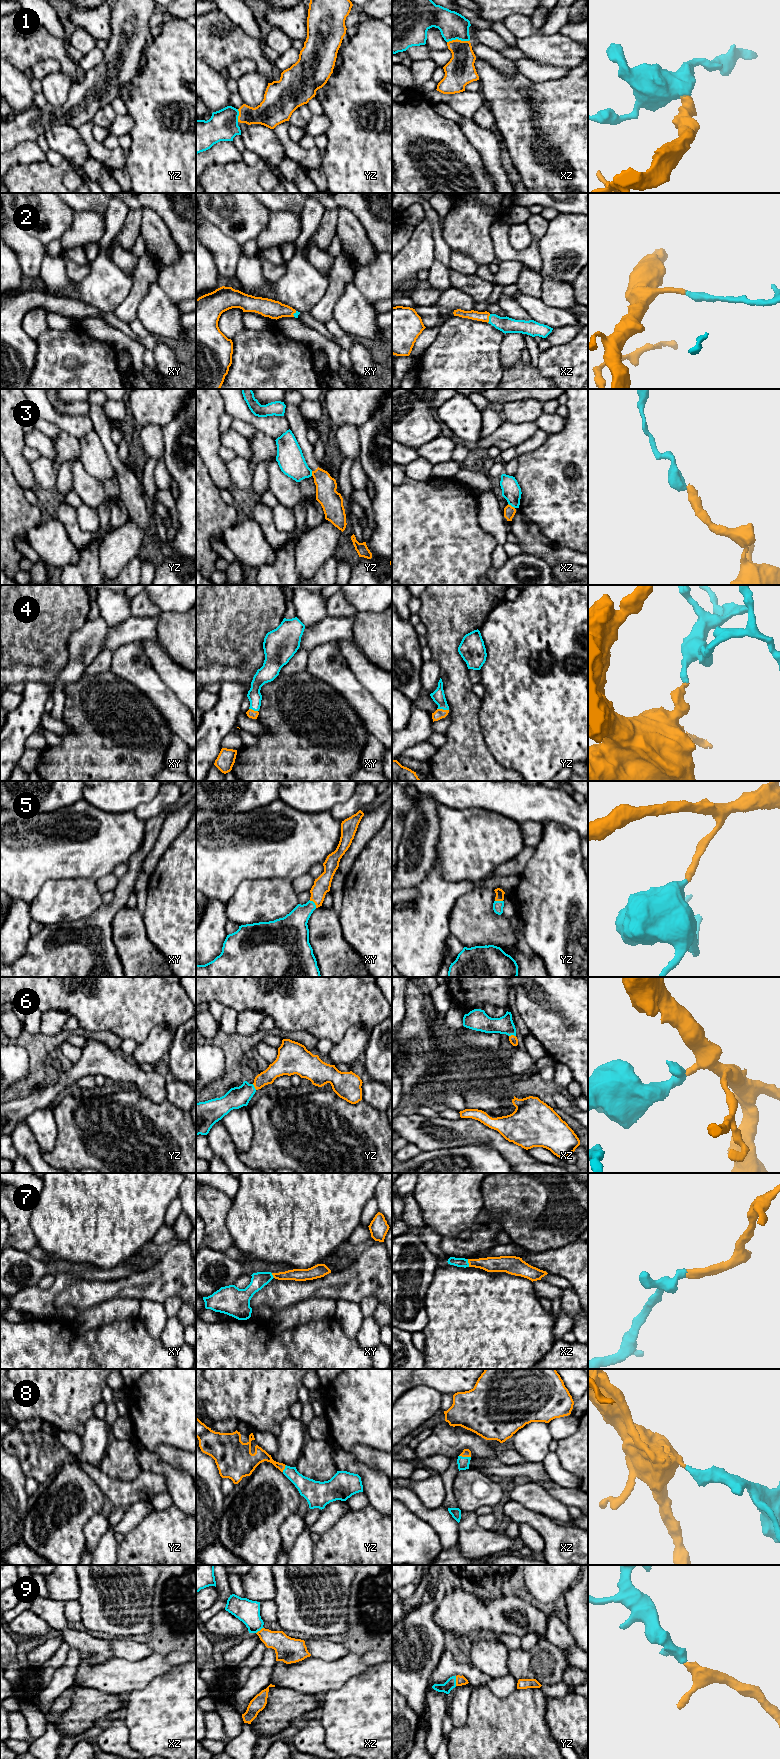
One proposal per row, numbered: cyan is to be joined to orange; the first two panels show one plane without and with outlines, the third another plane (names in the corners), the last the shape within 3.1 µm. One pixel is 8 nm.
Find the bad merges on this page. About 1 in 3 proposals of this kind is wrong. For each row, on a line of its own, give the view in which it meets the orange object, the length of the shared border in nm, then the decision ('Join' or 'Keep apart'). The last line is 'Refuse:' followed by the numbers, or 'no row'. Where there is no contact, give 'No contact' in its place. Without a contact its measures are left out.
1: Touches orange in xz. Shared border 180 nm. Join
2: Touches orange in xz. Shared border 80 nm. Join
3: Touches orange in xz. Shared border 70 nm. Keep apart
4: Touches orange in yz. Shared border 100 nm. Join
5: Touches orange in xy. Shared border 90 nm. Join
6: Touches orange in xz. Shared border 60 nm. Join
7: Touches orange in xz. Shared border 70 nm. Join
8: Touches orange in xz. Shared border 100 nm. Join
9: Touches orange in yz. Shared border 80 nm. Join
Refuse: 3

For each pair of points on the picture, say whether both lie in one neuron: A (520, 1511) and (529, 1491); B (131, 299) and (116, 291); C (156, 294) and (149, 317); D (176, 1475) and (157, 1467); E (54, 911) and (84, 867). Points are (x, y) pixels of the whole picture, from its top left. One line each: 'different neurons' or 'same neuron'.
A: different neurons
B: different neurons
C: same neuron
D: same neuron
E: different neurons

